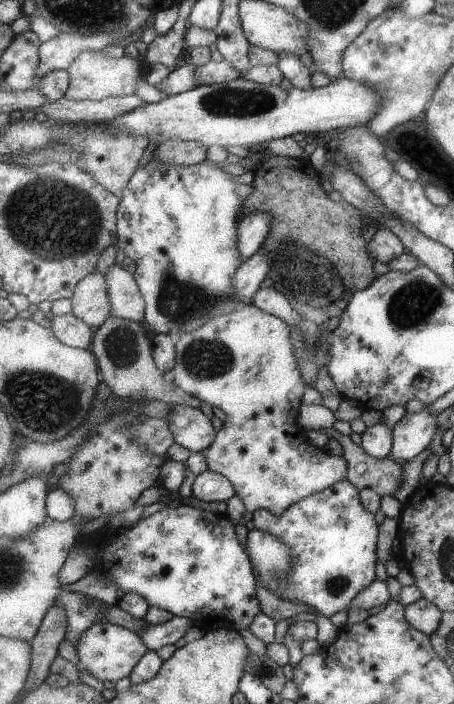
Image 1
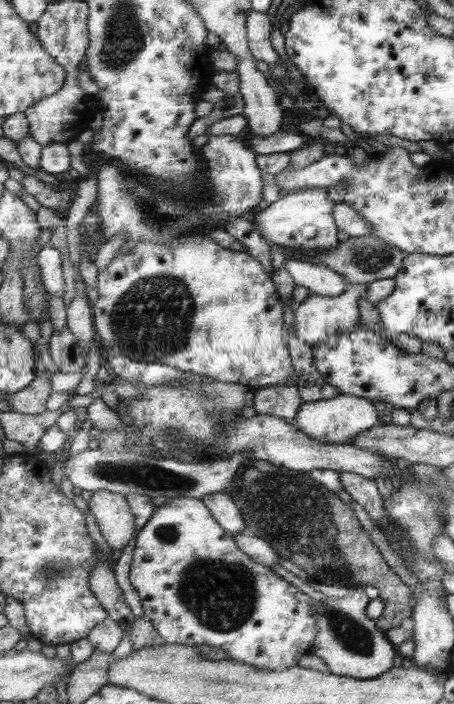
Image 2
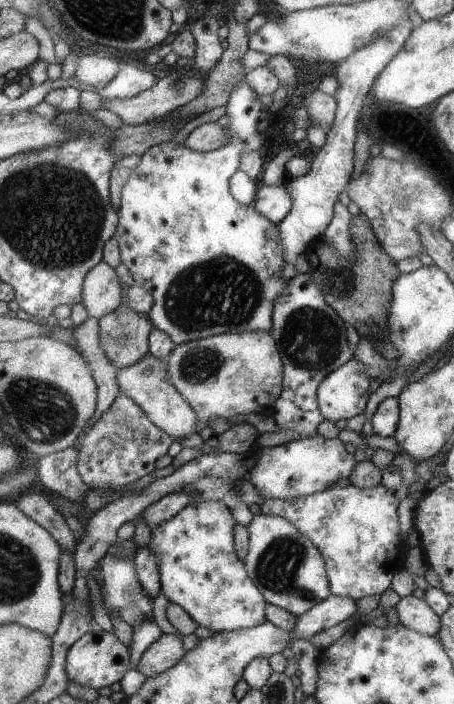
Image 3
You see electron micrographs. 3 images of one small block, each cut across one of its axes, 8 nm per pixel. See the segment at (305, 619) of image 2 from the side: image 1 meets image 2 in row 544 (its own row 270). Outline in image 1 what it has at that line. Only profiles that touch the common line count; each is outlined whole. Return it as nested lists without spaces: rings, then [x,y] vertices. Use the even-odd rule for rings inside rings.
[[[155,157],[144,165],[133,171],[132,178],[128,180],[127,186],[119,192],[121,195],[120,206],[117,207],[117,246],[124,256],[128,256],[135,262],[136,268],[133,272],[136,284],[140,289],[141,296],[145,301],[145,320],[143,324],[148,327],[150,333],[164,333],[174,337],[180,333],[195,331],[213,317],[232,313],[238,310],[237,305],[229,300],[232,294],[232,280],[234,273],[243,263],[238,255],[238,226],[237,210],[241,208],[241,200],[235,194],[235,184],[231,175],[225,173],[221,167],[215,166],[214,162],[207,159],[194,165],[176,165],[158,161]]]

